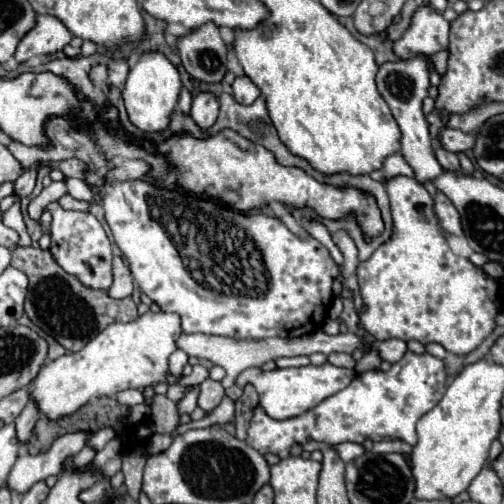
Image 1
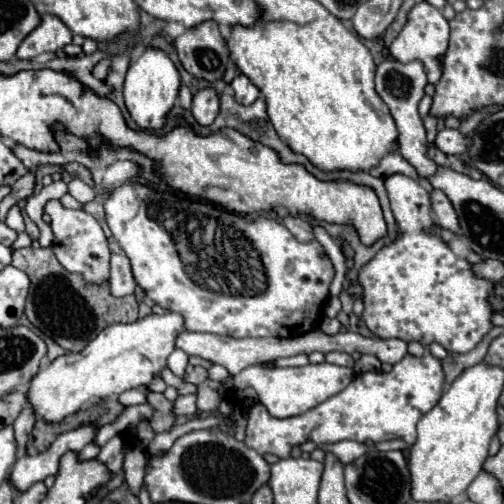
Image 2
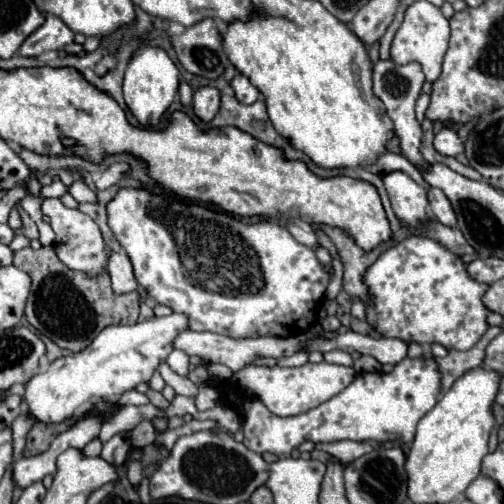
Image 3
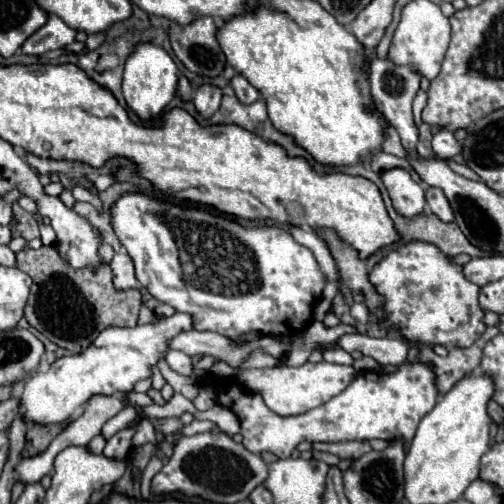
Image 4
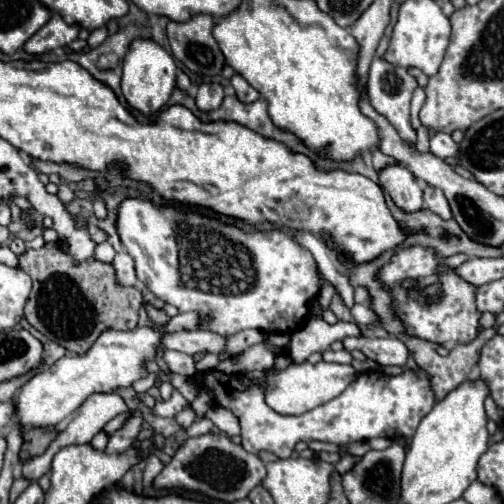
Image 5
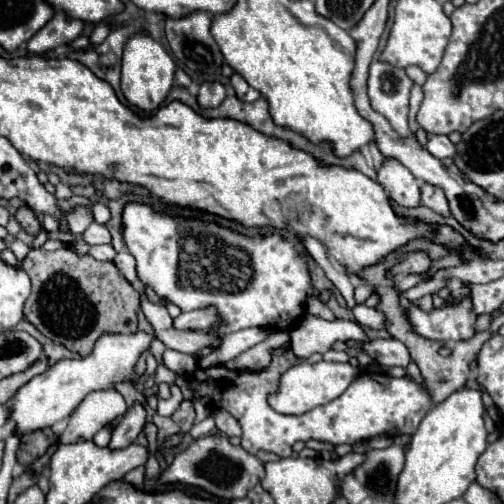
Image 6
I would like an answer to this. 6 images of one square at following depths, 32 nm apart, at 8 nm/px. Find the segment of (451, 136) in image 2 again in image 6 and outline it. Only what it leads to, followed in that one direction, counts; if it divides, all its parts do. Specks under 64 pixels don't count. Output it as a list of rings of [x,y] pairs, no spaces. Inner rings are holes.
[[[430,134],[428,136],[428,152],[440,160],[452,158],[456,152],[456,146],[450,142],[448,136],[444,134]]]

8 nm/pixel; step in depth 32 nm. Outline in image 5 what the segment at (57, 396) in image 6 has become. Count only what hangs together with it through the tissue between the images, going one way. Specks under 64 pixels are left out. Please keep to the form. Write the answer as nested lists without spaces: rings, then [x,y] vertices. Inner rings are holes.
[[[192,312],[176,314],[170,318],[166,326],[144,326],[134,330],[104,330],[92,348],[82,356],[64,356],[54,362],[46,372],[34,374],[24,386],[20,396],[16,398],[16,418],[20,424],[42,428],[54,426],[60,420],[72,416],[82,402],[96,392],[118,392],[118,388],[128,388],[136,380],[148,374],[146,364],[156,358],[156,346],[162,344],[162,334],[172,334],[178,330],[194,330],[198,328],[196,316]]]

